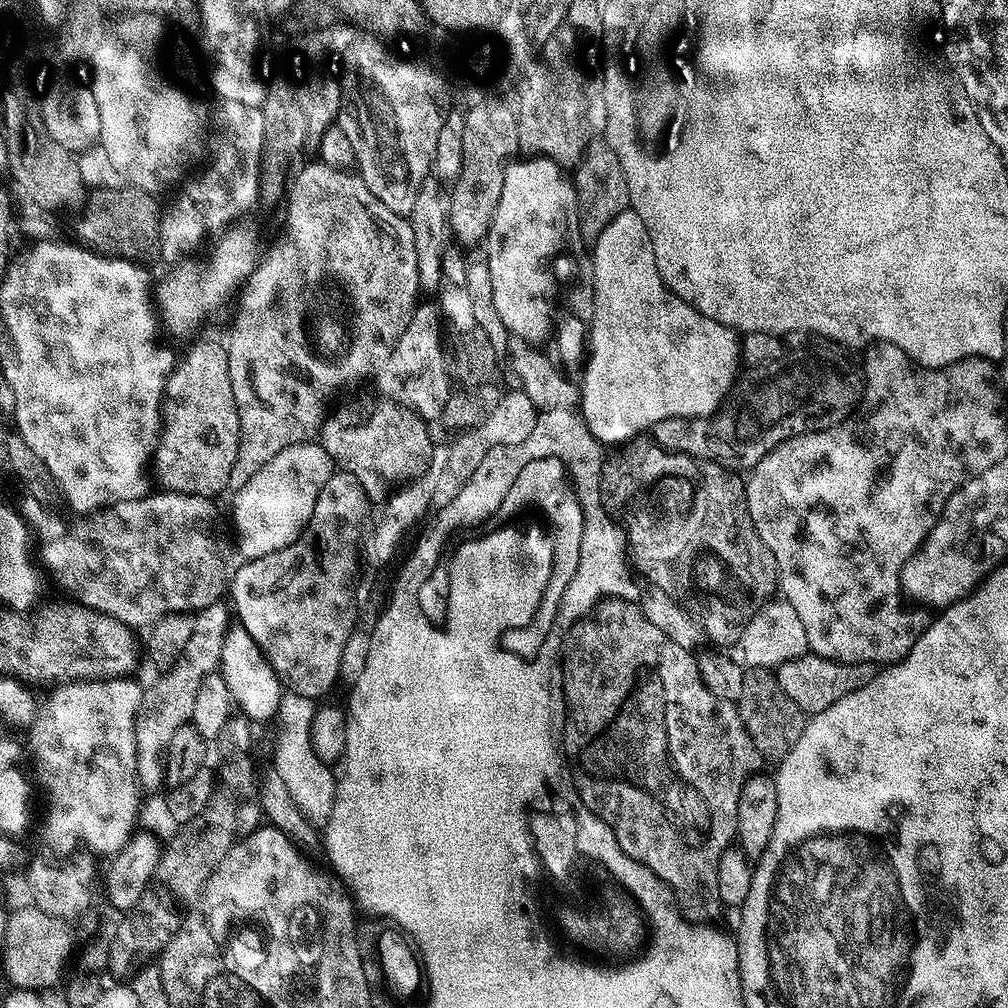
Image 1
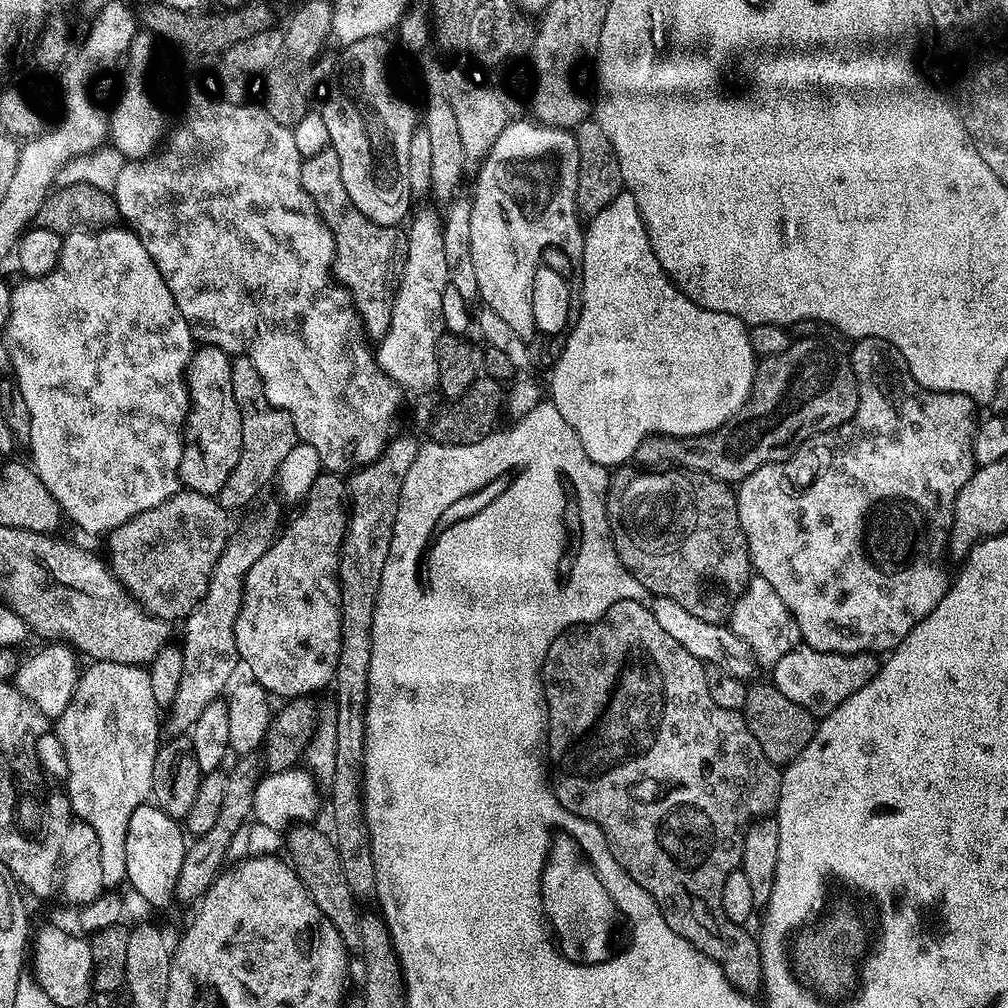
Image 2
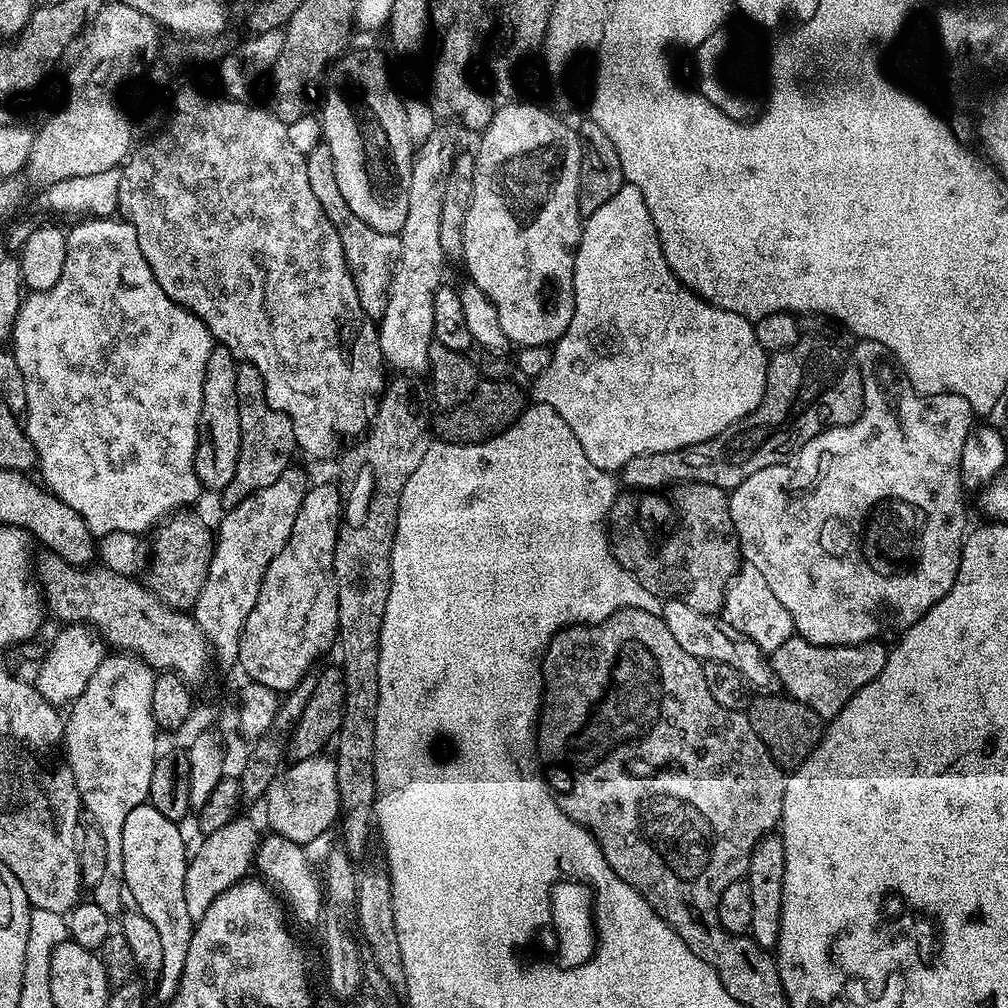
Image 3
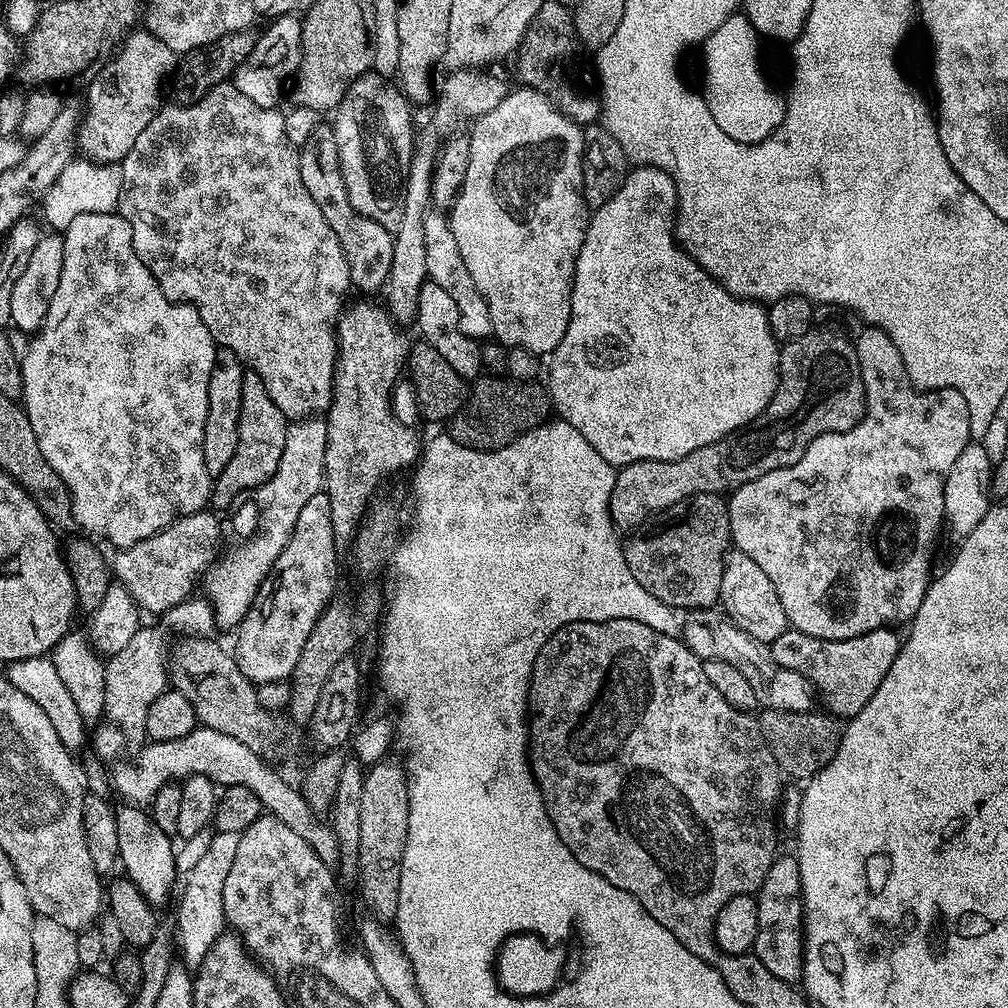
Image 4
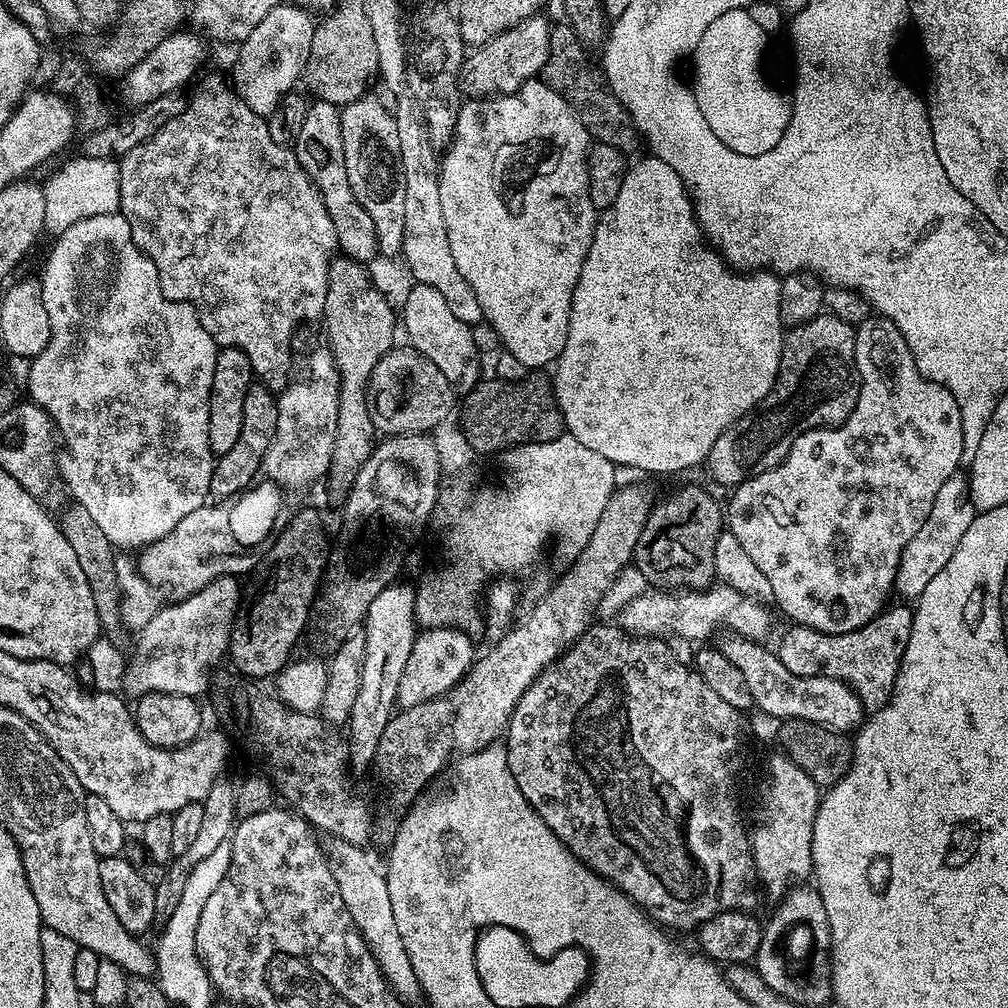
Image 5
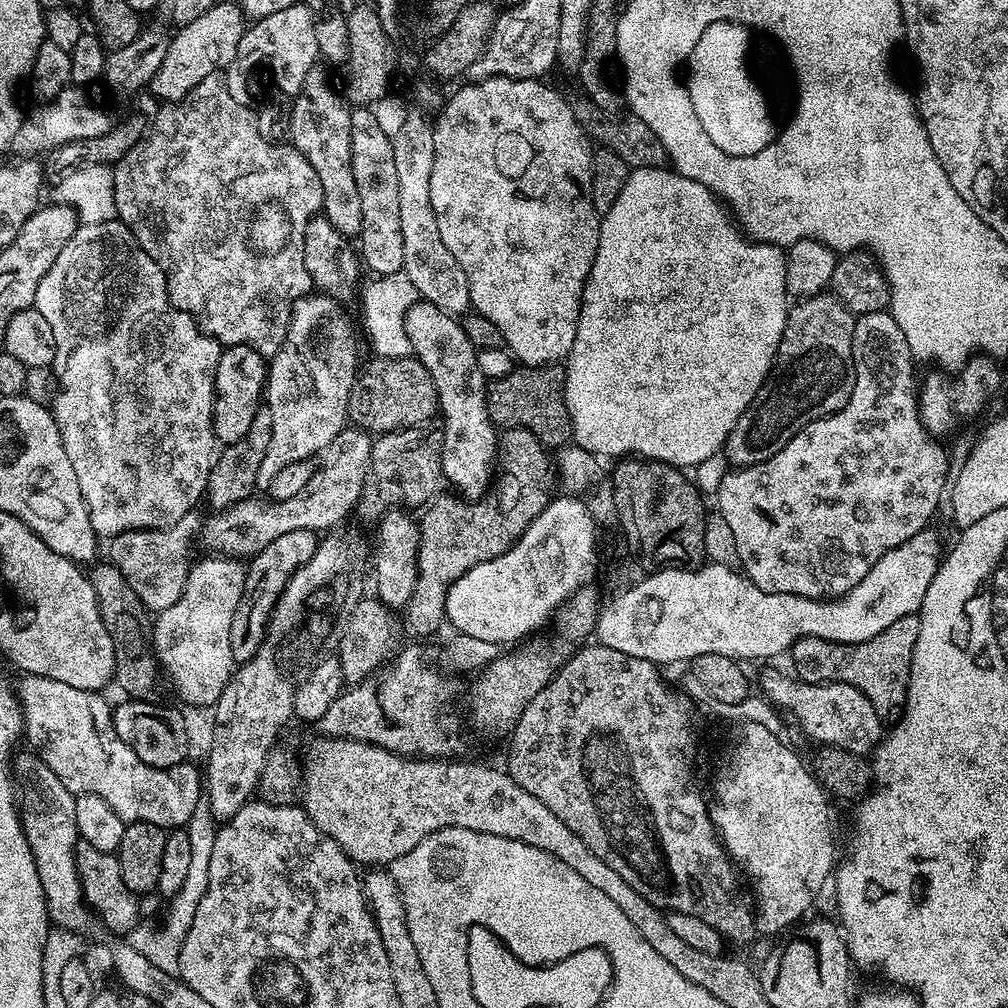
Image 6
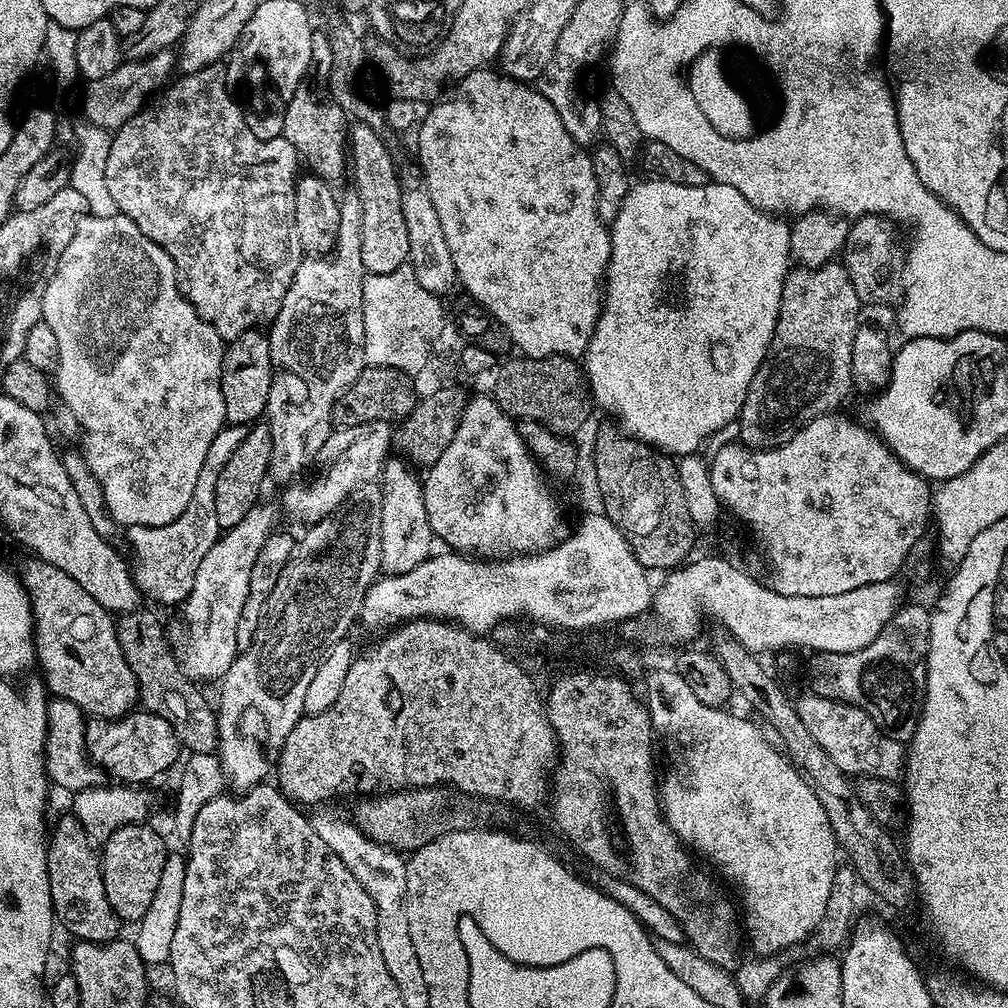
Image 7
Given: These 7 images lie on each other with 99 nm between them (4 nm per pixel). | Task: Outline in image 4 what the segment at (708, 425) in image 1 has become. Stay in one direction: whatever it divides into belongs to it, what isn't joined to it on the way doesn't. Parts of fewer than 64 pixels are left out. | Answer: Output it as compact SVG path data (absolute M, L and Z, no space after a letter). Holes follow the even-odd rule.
M807 332L802 338L787 341L781 347L780 381L774 398L758 418L751 420L746 427L723 436L718 442L702 446L694 450L694 454L686 454L680 460L639 460L632 463L632 468L624 472L616 486L616 493L612 498L612 511L615 513L613 519L620 524L632 524L644 516L643 510L647 508L659 514L694 494L731 493L762 474L770 474L774 470L798 462L798 458L802 458L806 446L814 438L827 432L850 430L863 416L864 383L858 366L855 343L849 337L847 340L846 337L835 336L832 332Z

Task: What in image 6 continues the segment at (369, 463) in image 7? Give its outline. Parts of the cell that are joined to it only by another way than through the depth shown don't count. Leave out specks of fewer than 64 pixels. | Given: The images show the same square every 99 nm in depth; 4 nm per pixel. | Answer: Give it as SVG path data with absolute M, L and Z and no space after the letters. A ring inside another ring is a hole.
M345 426L340 433L326 446L318 460L318 467L312 478L308 480L304 490L290 498L280 500L266 500L266 503L259 496L251 496L240 500L231 507L221 509L208 517L201 525L200 542L214 554L230 555L234 558L251 558L274 542L275 538L280 538L283 534L288 534L292 530L310 529L315 532L324 532L337 526L343 525L344 520L349 515L353 515L356 505L359 503L362 486L364 485L364 475L368 469L368 459L372 453L373 437L364 429L355 426Z

